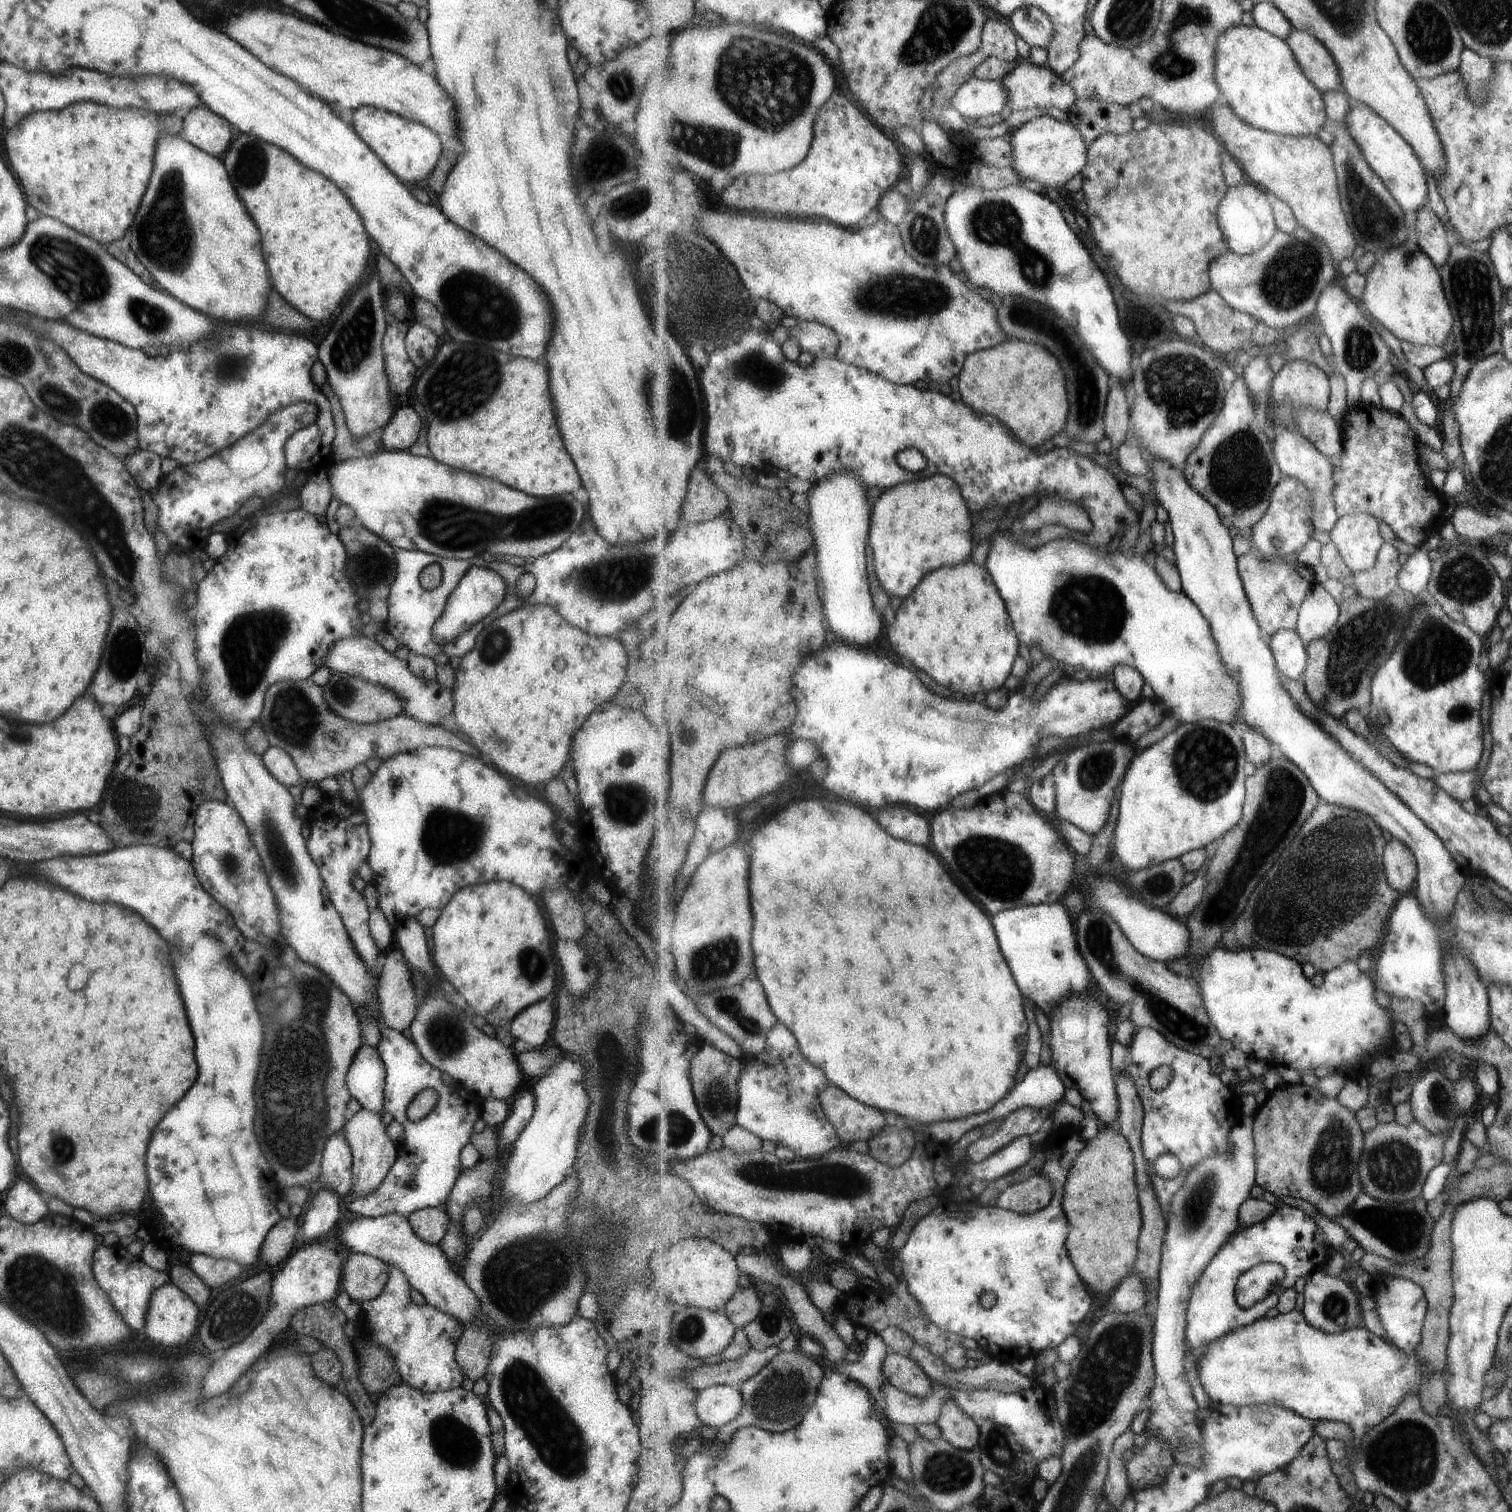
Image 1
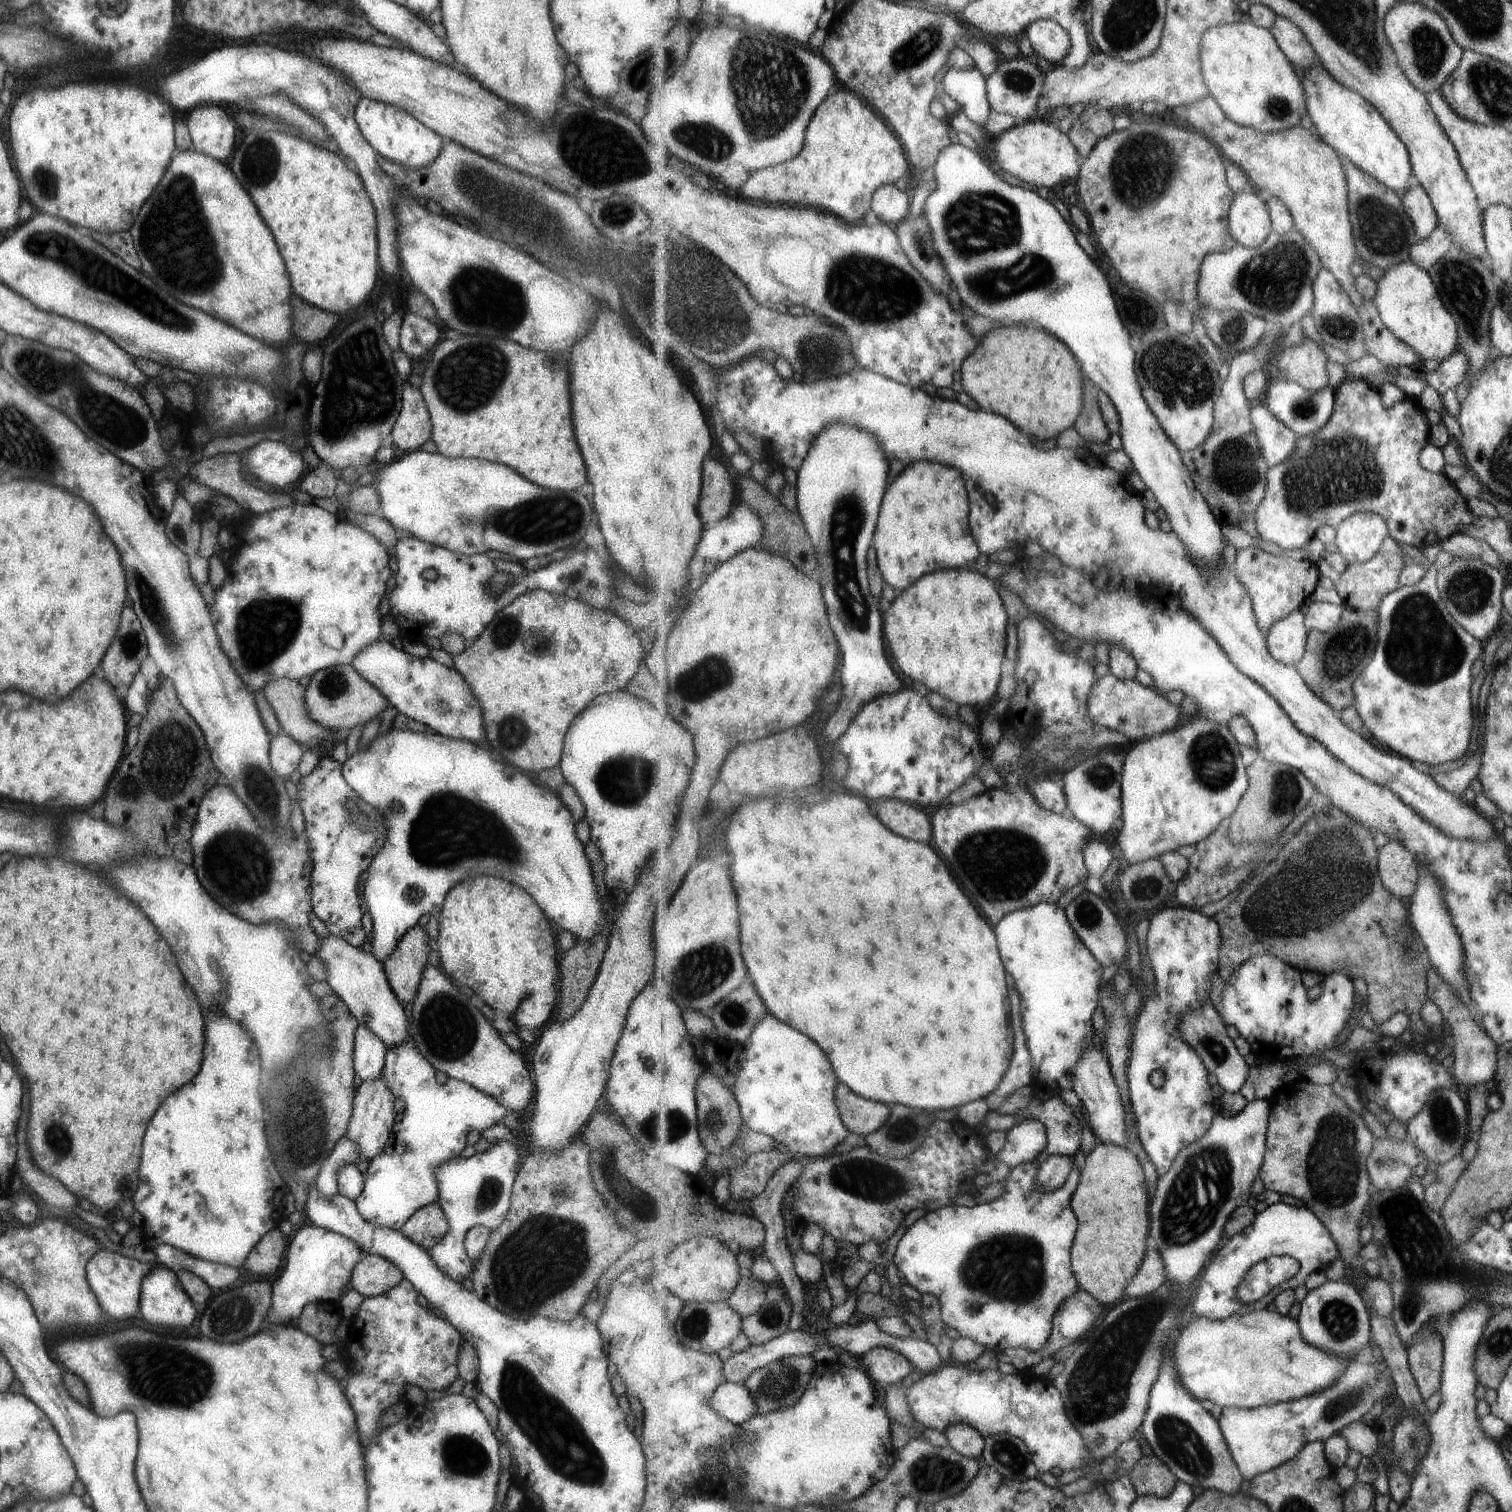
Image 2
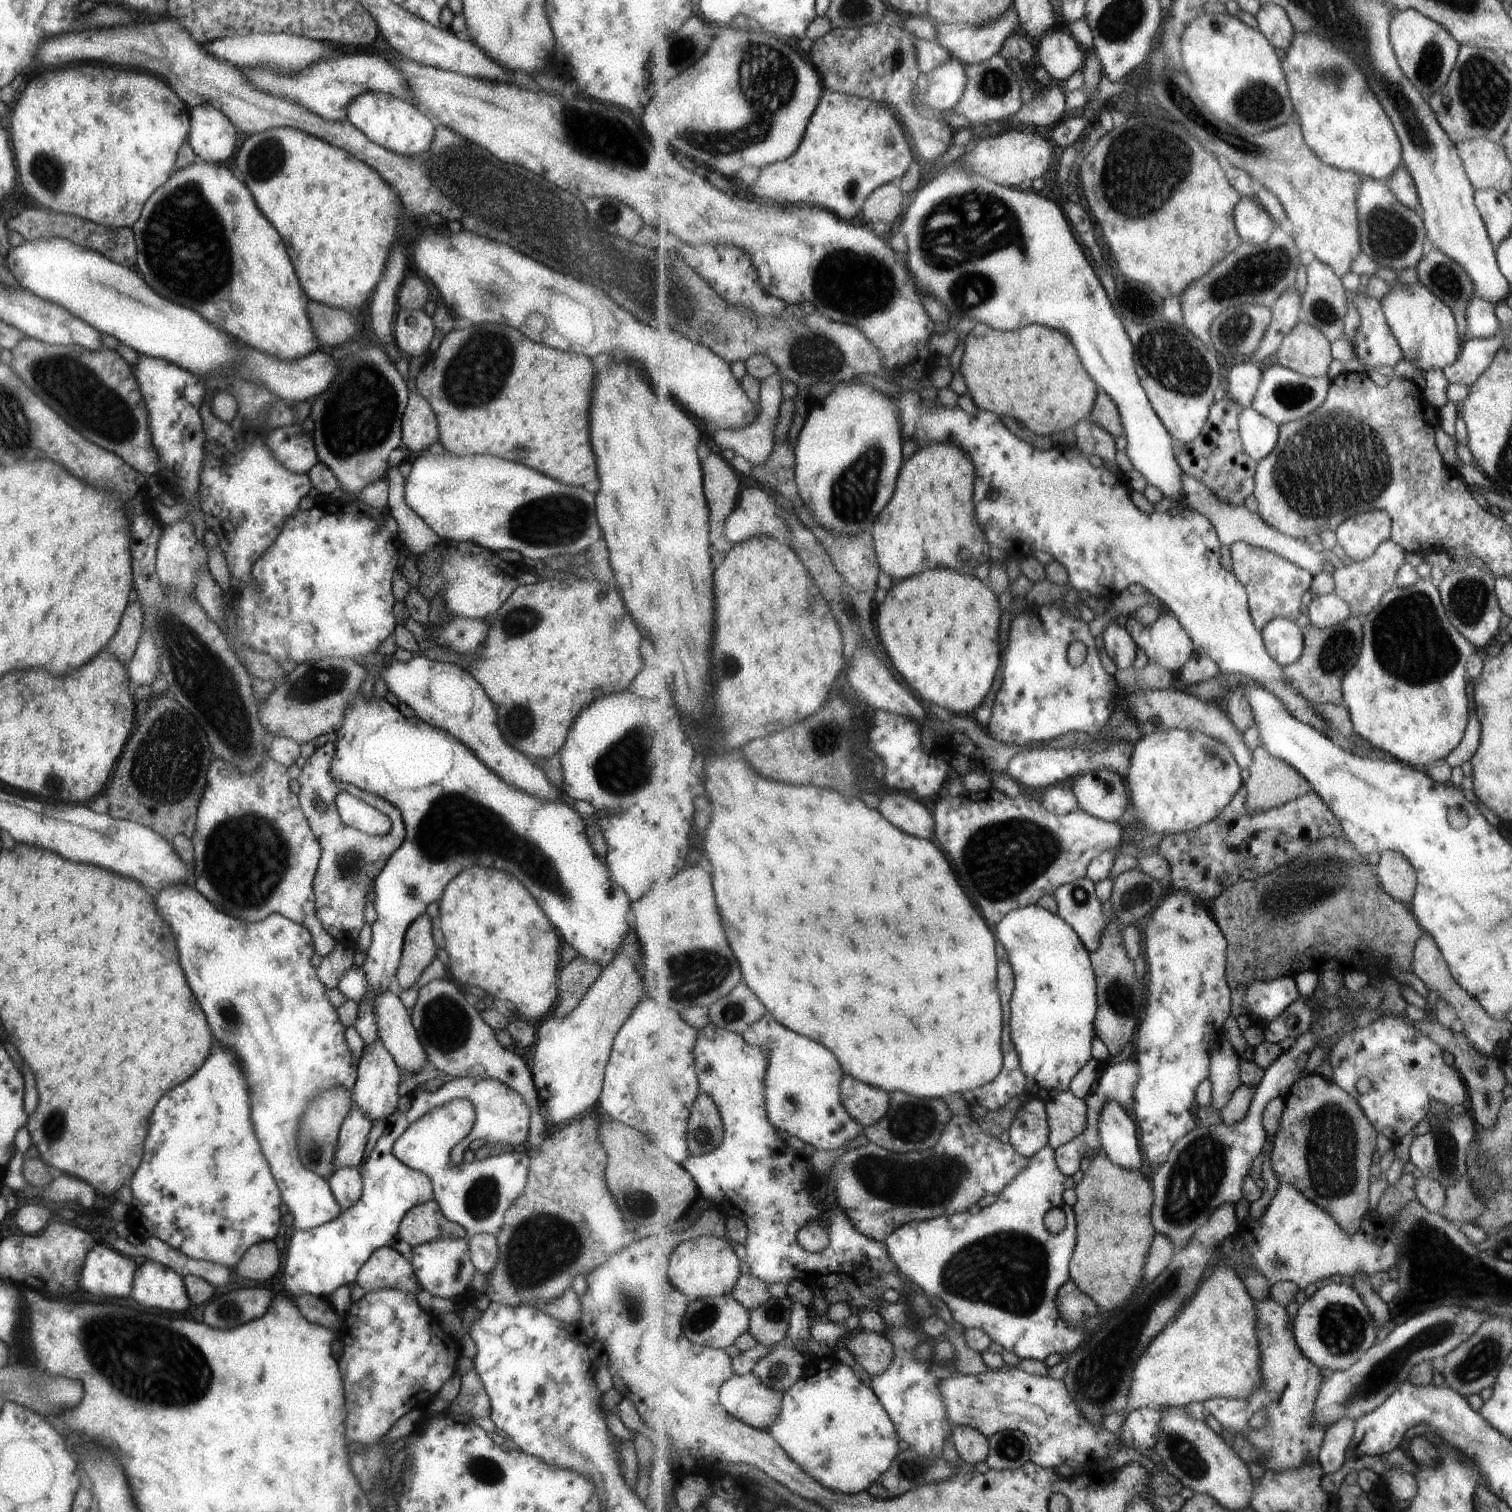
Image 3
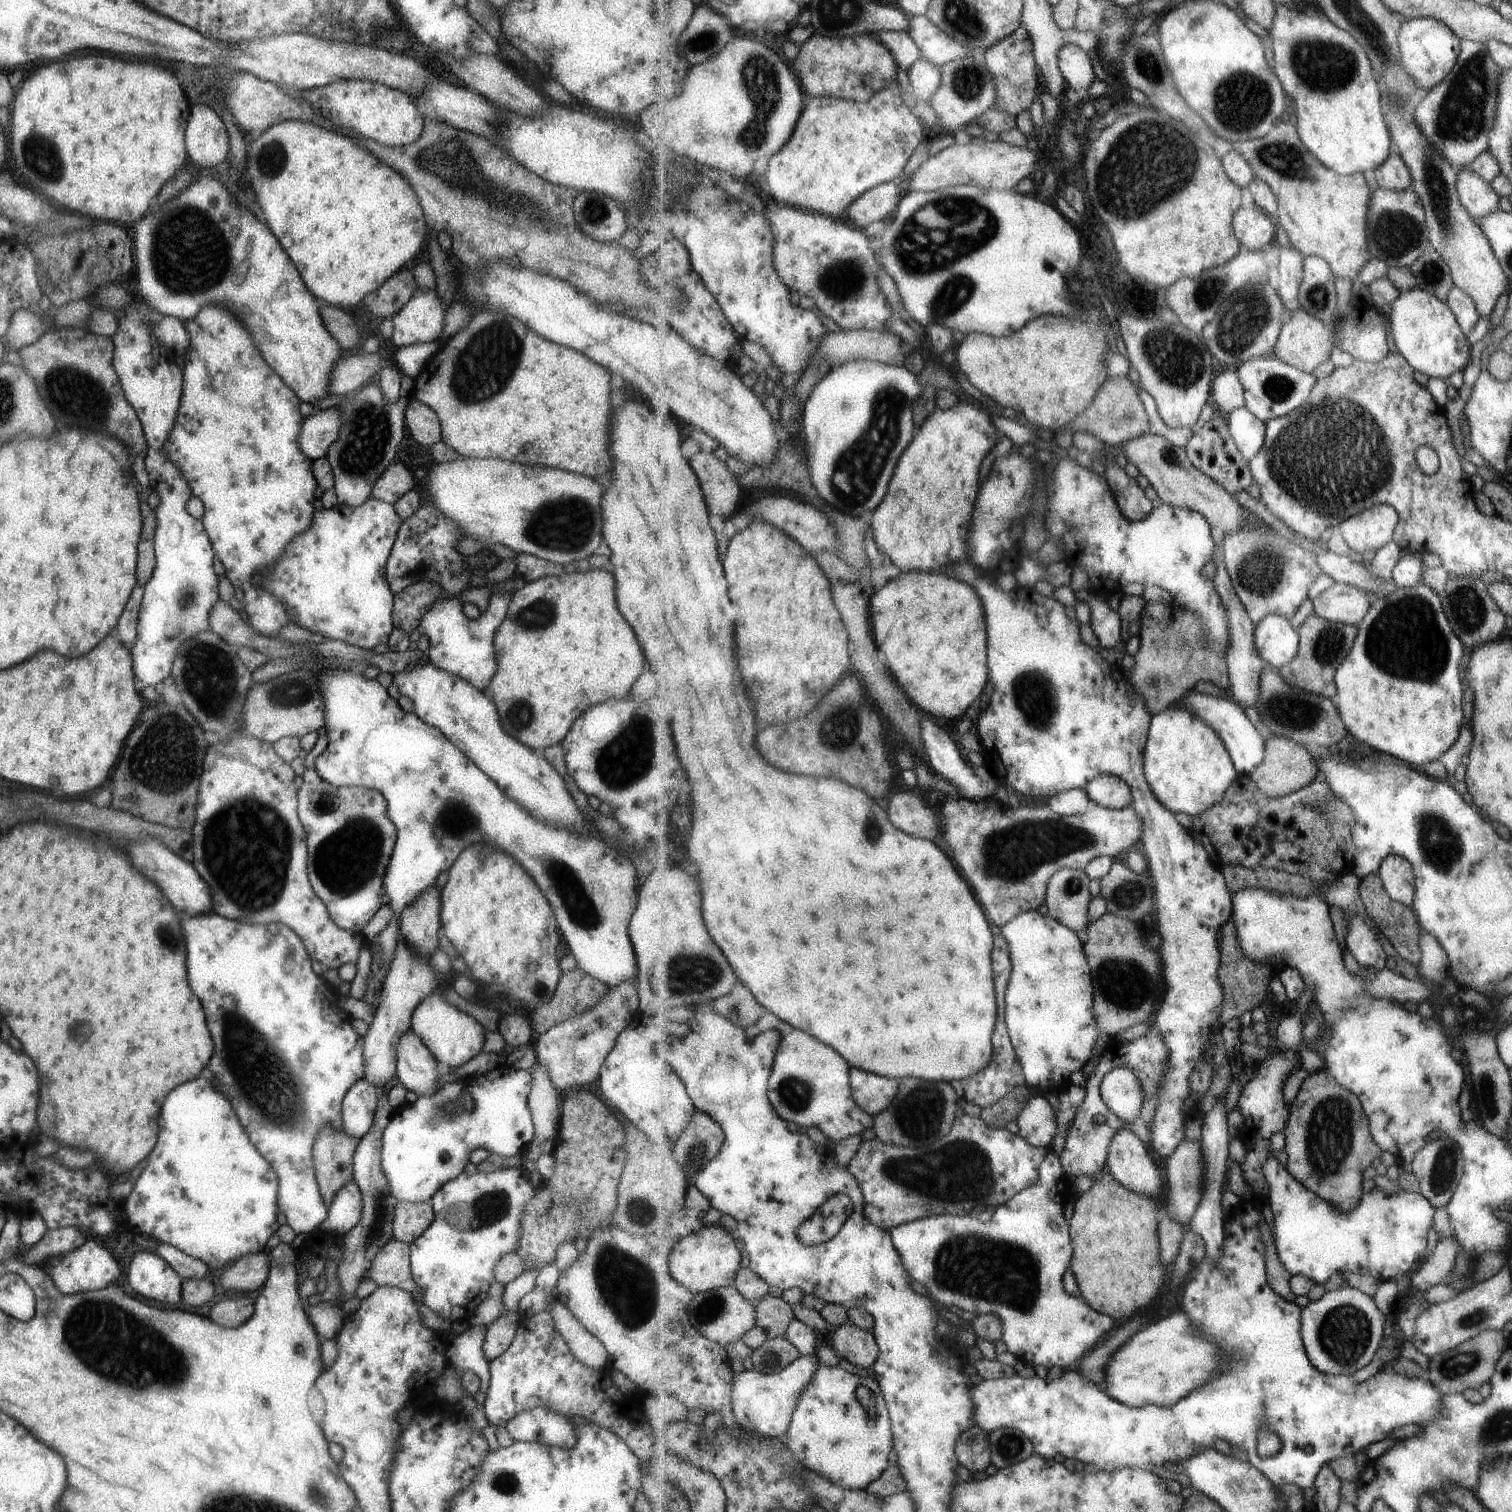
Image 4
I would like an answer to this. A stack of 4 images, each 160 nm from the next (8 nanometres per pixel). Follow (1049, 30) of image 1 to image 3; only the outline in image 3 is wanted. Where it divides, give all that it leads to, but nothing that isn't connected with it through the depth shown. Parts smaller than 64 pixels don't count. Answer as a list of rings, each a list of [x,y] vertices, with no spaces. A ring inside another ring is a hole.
[[[1054,28],[1036,45],[1040,64],[1053,79],[1067,82],[1085,66],[1086,50],[1065,30]]]

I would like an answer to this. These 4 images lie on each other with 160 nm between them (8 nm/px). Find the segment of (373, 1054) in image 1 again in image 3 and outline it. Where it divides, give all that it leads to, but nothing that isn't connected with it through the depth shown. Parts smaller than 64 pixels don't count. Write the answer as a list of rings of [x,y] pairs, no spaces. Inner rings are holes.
[[[361,693],[353,695],[334,734],[335,752],[329,763],[329,776],[335,782],[353,784],[370,791],[380,796],[381,802],[393,802],[393,806],[399,809],[404,826],[403,842],[388,856],[371,884],[375,892],[373,905],[376,920],[371,927],[371,940],[365,952],[365,960],[359,964],[364,974],[366,991],[358,1002],[358,1015],[353,1023],[364,1046],[377,1037],[378,1024],[373,1014],[372,1000],[387,991],[387,986],[394,979],[408,924],[425,912],[428,904],[438,903],[451,877],[471,864],[483,864],[485,868],[496,866],[513,874],[537,900],[539,908],[547,915],[561,941],[569,943],[578,956],[597,963],[601,968],[614,959],[624,937],[632,929],[631,901],[622,888],[612,883],[606,862],[591,848],[584,831],[583,817],[576,811],[557,801],[535,798],[504,783],[454,736],[429,726],[417,716],[403,717],[383,697],[364,698]]]

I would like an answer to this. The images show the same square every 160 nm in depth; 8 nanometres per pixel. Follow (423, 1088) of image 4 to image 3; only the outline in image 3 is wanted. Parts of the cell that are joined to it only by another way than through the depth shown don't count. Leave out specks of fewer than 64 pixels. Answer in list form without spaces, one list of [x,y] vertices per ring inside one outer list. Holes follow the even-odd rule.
[[[383,991],[372,1000],[372,1009],[378,1024],[376,1036],[381,1039],[403,1077],[410,1077],[428,1067],[426,1054],[419,1042],[416,1030],[413,1028],[409,1010],[403,1007],[398,996],[389,991]]]

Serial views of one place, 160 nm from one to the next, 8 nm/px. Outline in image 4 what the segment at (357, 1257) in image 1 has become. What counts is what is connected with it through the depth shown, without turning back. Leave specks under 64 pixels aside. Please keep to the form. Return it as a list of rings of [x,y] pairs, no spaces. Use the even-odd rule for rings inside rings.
[[[387,1241],[374,1256],[364,1278],[372,1280],[379,1287],[395,1287],[411,1294],[416,1284],[411,1278],[409,1245],[401,1241]]]

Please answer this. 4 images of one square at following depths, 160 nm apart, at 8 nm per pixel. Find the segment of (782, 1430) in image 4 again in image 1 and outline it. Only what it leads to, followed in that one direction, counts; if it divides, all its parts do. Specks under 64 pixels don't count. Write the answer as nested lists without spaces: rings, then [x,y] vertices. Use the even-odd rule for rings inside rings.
[[[717,1385],[697,1392],[696,1410],[710,1427],[721,1428],[742,1414],[744,1398],[739,1388]]]

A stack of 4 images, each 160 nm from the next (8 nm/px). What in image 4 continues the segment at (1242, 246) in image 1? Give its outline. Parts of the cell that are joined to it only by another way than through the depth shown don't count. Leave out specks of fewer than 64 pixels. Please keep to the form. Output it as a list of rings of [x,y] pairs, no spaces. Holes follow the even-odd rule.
[[[1241,208],[1234,216],[1234,229],[1238,239],[1249,251],[1263,250],[1275,238],[1276,224],[1259,208]]]

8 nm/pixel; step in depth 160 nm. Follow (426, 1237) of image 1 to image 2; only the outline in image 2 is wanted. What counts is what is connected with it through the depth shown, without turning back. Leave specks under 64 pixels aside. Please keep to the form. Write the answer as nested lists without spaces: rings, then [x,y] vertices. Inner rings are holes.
[[[435,1202],[415,1209],[415,1212],[404,1220],[399,1231],[412,1243],[418,1244],[421,1248],[430,1249],[442,1239],[447,1229],[444,1212]]]

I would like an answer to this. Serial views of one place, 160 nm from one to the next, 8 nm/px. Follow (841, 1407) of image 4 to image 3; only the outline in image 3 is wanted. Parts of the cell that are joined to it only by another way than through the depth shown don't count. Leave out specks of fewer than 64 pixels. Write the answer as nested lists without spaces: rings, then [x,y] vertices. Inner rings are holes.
[[[835,1356],[817,1358],[807,1366],[804,1376],[785,1392],[782,1414],[769,1432],[799,1467],[827,1488],[846,1495],[867,1491],[900,1453],[900,1434],[882,1400],[859,1380],[854,1370],[839,1364]]]

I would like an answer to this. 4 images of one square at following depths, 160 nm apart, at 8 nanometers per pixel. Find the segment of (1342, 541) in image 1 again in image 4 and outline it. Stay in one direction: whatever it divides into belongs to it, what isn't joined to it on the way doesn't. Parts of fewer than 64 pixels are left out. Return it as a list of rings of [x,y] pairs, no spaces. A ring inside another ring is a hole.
[[[1377,505],[1342,522],[1336,529],[1356,552],[1369,557],[1394,540],[1400,514],[1391,505]]]

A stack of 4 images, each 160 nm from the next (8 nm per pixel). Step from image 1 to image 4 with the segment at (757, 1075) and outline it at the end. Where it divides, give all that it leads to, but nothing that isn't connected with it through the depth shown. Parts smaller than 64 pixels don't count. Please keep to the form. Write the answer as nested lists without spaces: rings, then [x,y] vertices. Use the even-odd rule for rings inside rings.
[[[767,1010],[753,1027],[746,1028],[748,1038],[757,1039],[767,1031],[780,1034],[780,1046],[775,1055],[769,1083],[769,1097],[775,1110],[787,1122],[795,1122],[804,1129],[816,1126],[830,1140],[845,1140],[873,1128],[874,1116],[865,1112],[854,1099],[850,1083],[851,1066],[831,1046],[819,1042],[811,1033],[787,1024]]]

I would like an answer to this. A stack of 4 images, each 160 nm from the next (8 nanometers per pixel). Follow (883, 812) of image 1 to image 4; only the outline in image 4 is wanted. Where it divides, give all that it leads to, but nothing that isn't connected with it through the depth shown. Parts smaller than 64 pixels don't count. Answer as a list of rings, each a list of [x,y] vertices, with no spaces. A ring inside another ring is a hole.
[[[899,792],[888,798],[888,812],[897,828],[903,832],[935,840],[939,836],[939,824],[933,810],[913,792]]]

